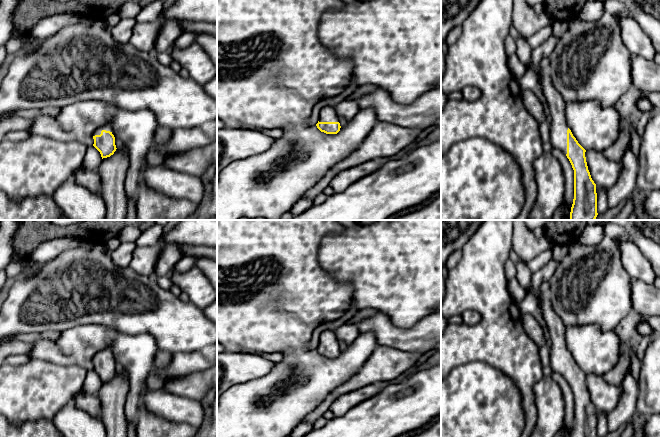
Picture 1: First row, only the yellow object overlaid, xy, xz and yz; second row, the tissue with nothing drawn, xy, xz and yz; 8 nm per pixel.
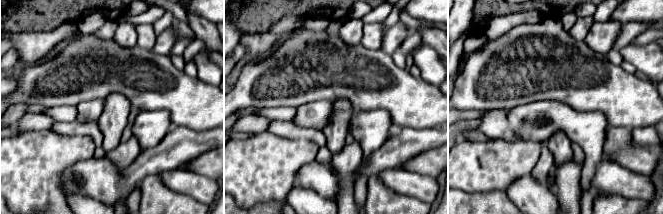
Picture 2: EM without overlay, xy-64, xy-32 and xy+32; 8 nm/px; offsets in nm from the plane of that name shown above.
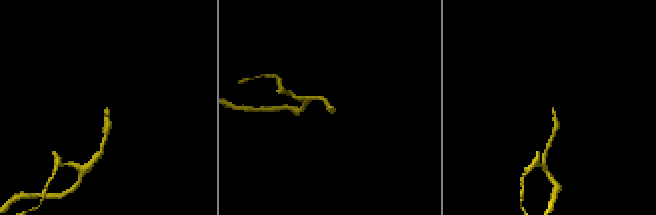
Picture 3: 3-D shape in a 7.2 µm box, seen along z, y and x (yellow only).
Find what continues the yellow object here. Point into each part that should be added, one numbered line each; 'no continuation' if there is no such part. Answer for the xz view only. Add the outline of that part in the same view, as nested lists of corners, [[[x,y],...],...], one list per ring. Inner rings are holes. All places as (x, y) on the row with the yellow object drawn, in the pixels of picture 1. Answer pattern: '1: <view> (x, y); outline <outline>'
1: xz (328, 114); outline [[[327,106],[321,109],[319,113],[319,122],[339,122],[339,117],[334,107]]]

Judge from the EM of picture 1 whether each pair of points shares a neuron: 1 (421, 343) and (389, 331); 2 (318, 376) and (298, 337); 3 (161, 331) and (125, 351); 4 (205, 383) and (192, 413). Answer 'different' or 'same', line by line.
1: same
2: different
3: different
4: different

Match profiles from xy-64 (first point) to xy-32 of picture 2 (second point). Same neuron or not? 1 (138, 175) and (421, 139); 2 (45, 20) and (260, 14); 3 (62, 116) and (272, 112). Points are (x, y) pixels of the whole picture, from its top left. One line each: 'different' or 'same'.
1: same
2: same
3: same

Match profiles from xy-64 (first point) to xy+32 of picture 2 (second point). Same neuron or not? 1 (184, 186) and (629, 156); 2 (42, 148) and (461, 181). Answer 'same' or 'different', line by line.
1: different
2: same

